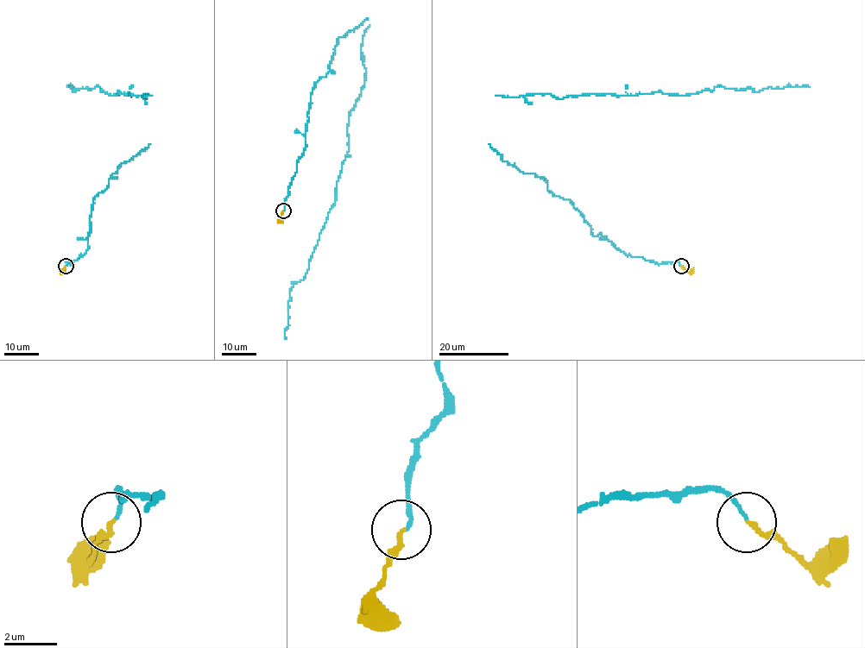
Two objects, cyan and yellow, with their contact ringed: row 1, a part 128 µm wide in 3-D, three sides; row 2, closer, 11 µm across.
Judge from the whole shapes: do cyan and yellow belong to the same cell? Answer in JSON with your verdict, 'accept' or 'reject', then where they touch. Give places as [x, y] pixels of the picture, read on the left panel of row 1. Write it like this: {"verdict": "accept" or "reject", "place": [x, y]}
{"verdict": "accept", "place": [66, 266]}

